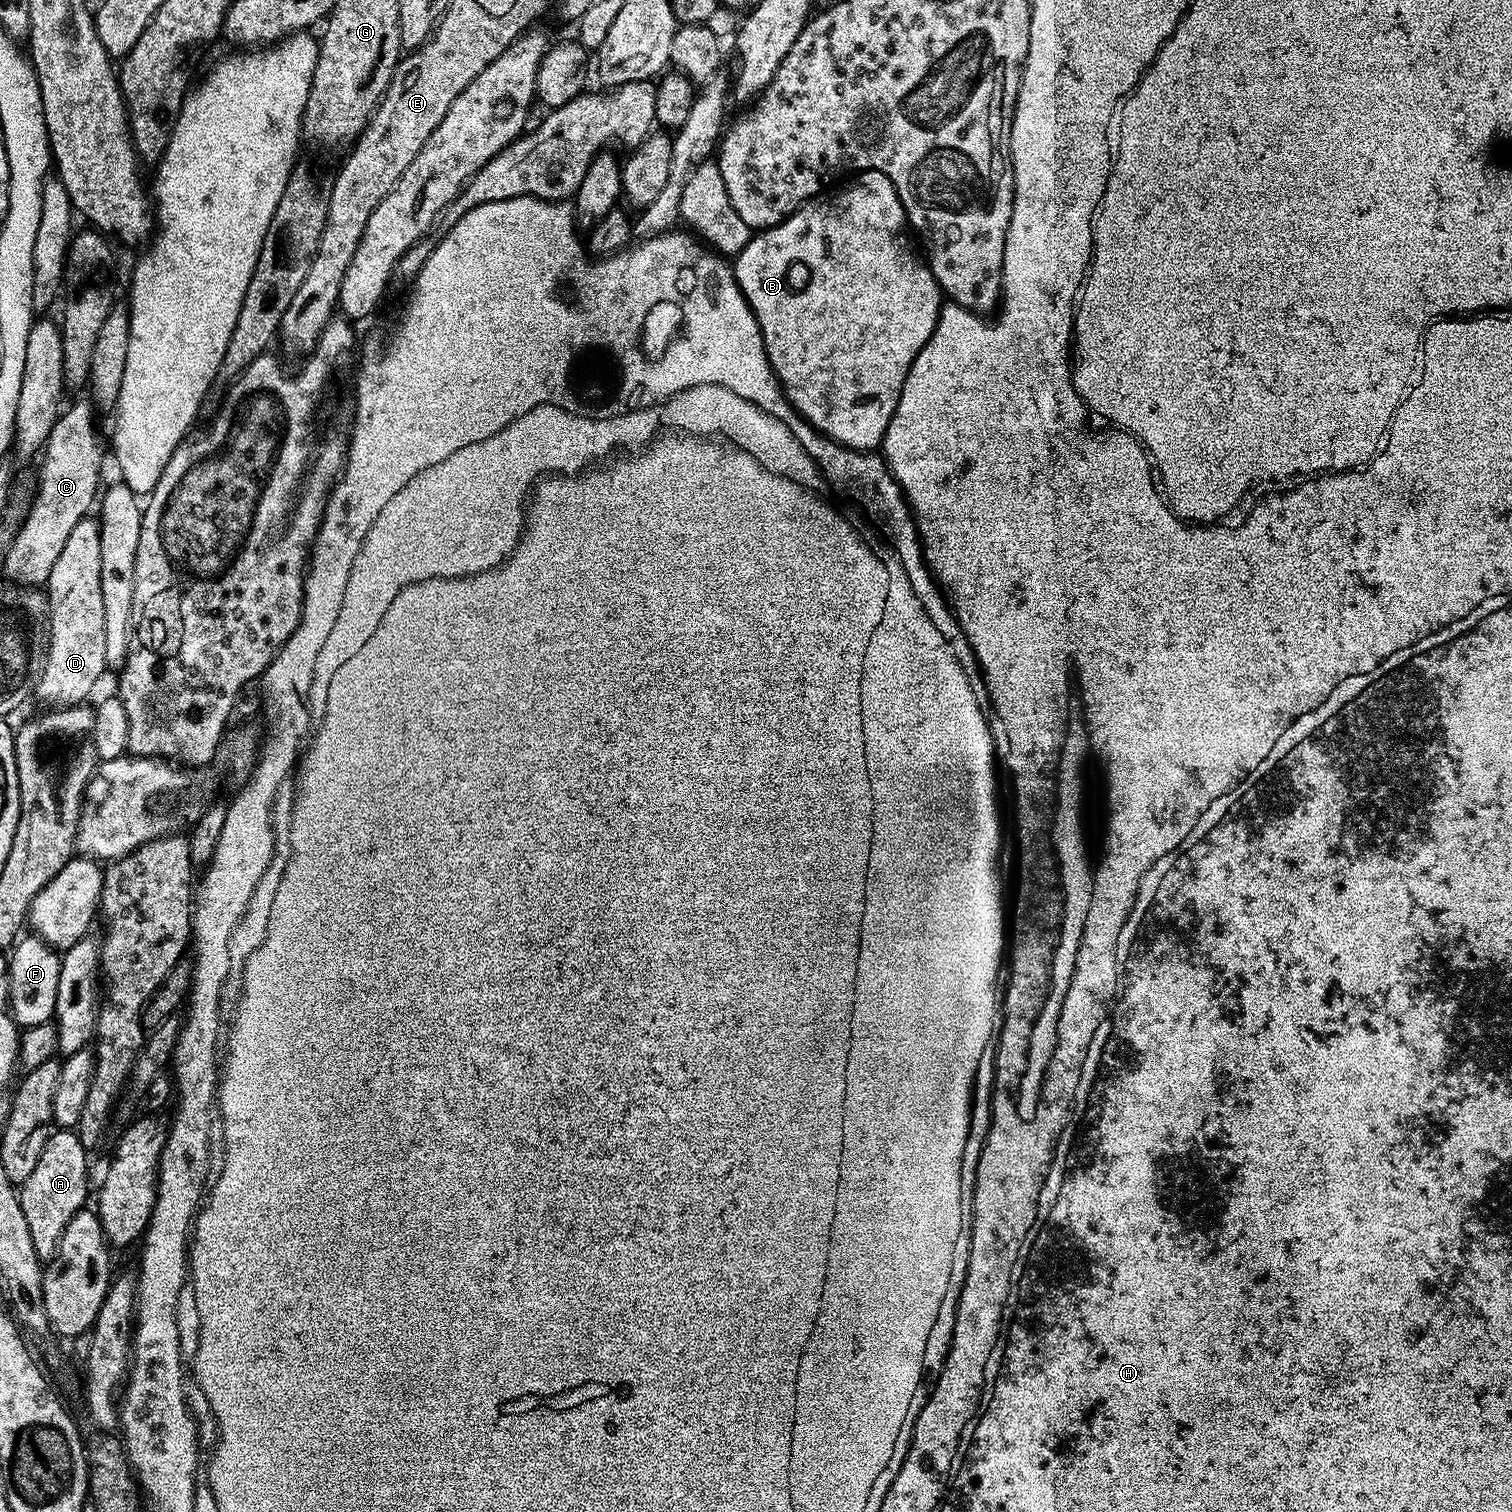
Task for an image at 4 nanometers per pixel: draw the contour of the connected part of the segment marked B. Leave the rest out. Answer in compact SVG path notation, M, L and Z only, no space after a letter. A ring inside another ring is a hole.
M873 168L855 173L851 180L852 185L849 188L840 188L837 192L829 191L827 194L814 196L797 212L786 217L781 224L757 231L747 246L734 256L734 271L740 292L746 298L760 327L760 341L764 343L768 365L772 367L773 377L780 383L780 391L784 393L784 399L789 401L793 410L802 419L807 420L829 440L833 440L843 448L852 448L856 452L876 452L884 443L890 418L894 418L894 410L898 410L898 398L902 394L906 374L910 374L910 366L914 358L918 358L922 346L926 346L930 334L934 334L942 293L925 257L921 255L918 248L916 253L916 248L912 245L913 237L910 235L908 215L904 213L904 207L898 198L898 190L894 190L894 182L890 182L886 174Z

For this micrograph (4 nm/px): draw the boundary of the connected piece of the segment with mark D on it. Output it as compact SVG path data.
M85 518L78 522L78 526L74 526L74 531L70 534L58 562L54 562L54 570L50 570L46 595L46 659L34 696L35 699L40 699L44 706L80 706L95 690L100 675L106 672L106 614L102 614L102 542L99 519Z

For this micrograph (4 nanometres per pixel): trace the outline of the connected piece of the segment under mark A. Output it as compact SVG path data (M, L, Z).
M56 1130L38 1158L38 1166L30 1173L30 1178L19 1185L22 1214L30 1226L30 1238L34 1241L34 1250L38 1250L41 1262L47 1262L55 1256L70 1218L78 1214L88 1200L88 1156L89 1149L82 1146L74 1130Z

